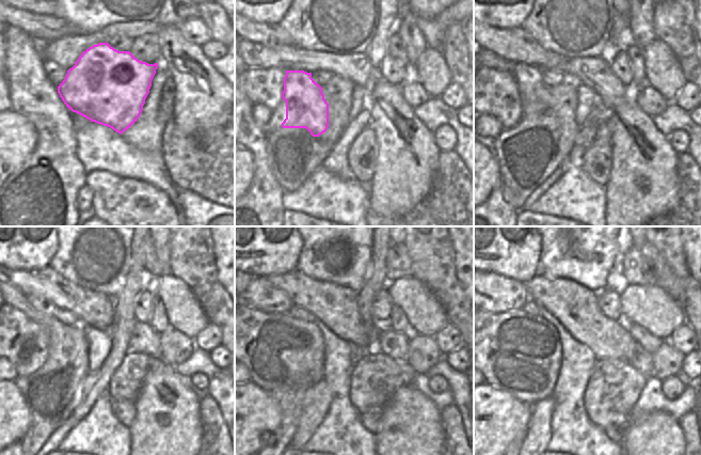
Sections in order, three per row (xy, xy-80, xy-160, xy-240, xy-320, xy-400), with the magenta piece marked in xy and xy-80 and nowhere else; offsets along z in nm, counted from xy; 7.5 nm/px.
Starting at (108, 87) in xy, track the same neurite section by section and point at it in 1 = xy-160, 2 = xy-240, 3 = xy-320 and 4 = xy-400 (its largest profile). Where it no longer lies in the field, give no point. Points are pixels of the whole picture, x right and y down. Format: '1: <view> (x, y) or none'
1: xy-160 (532, 91)
2: xy-240 (41, 304)
3: xy-320 (261, 295)
4: xy-400 (495, 293)

